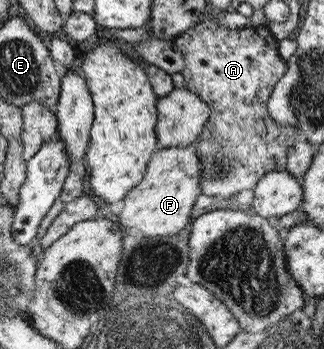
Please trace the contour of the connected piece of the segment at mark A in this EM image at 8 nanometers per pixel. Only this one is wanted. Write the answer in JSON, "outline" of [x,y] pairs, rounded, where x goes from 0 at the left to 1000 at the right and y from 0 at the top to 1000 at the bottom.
{"outline":[[[642,52],[568,86],[537,106],[531,120],[565,155],[571,172],[556,206],[565,218],[565,249],[611,272],[651,315],[614,384],[614,398],[602,407],[605,436],[620,464],[614,504],[620,556],[701,567],[741,544],[781,539],[796,513],[824,493],[877,487],[886,424],[910,404],[914,384],[907,367],[855,358],[824,318],[824,292],[843,246],[886,198],[880,172],[855,152],[855,115],[827,74],[701,83],[676,77]]]}

